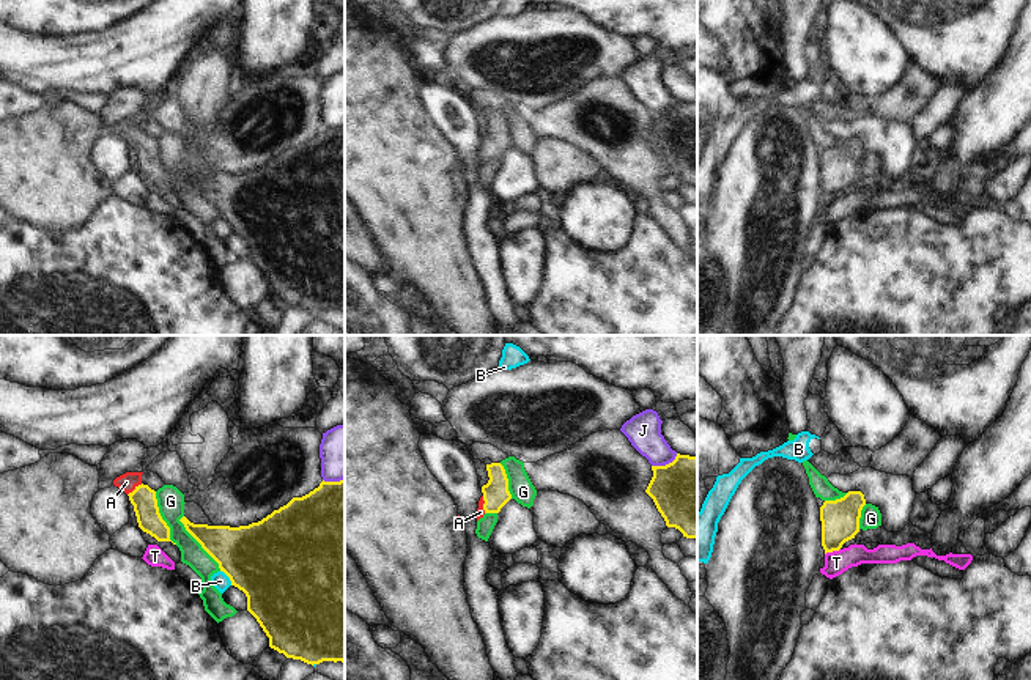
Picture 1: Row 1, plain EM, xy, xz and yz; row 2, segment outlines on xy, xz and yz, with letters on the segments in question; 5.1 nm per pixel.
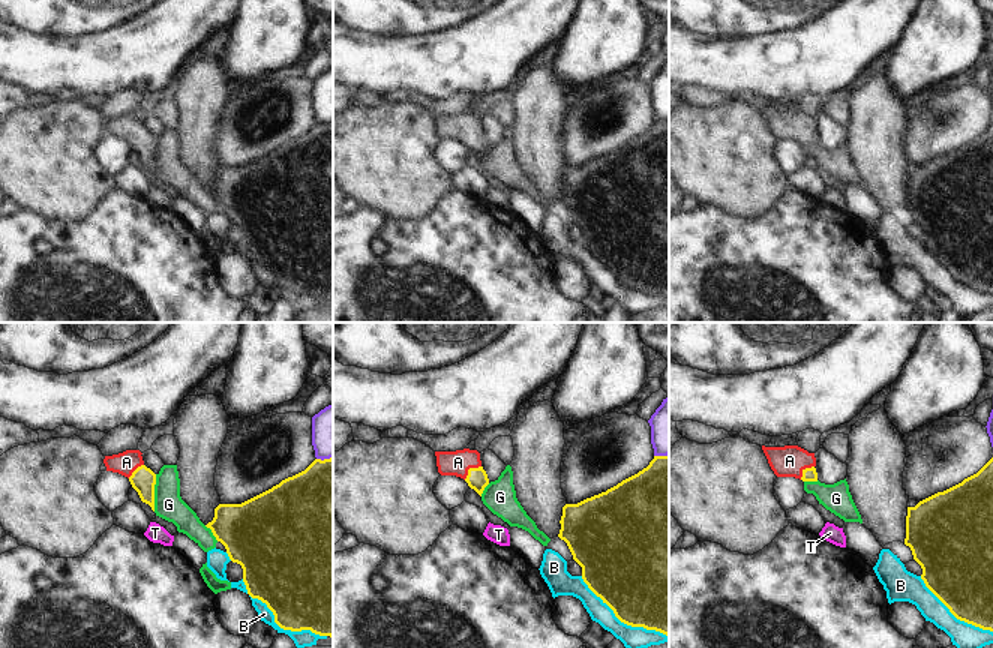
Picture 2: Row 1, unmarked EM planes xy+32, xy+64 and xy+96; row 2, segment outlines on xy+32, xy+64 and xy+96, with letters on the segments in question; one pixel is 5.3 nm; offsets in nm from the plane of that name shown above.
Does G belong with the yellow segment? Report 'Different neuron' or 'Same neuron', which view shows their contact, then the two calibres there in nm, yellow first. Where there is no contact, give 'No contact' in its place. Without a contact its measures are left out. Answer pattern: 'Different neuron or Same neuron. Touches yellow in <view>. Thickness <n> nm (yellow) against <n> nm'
Different neuron. Touches yellow in xy. Thickness 300 nm (yellow) against 140 nm

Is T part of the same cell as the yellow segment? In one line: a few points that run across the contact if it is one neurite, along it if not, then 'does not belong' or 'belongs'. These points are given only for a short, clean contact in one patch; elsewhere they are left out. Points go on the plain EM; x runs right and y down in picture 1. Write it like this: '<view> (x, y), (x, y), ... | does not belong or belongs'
yz (839, 195), (825, 202) | does not belong

